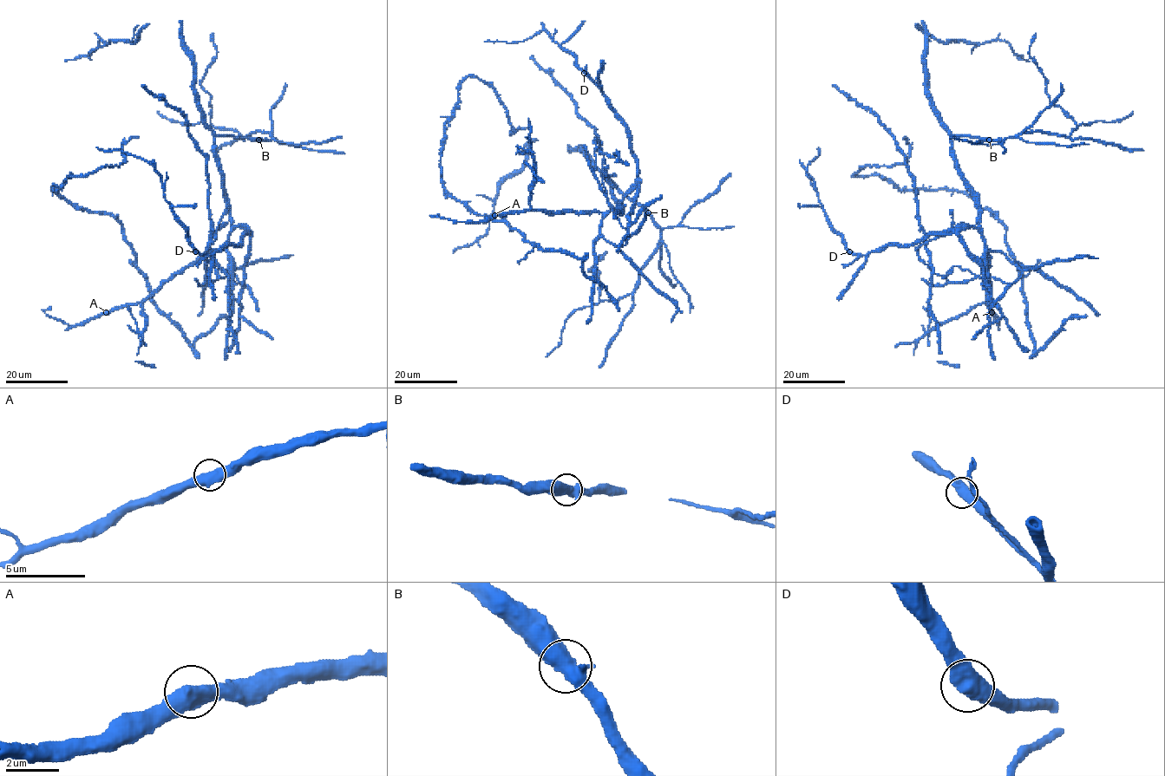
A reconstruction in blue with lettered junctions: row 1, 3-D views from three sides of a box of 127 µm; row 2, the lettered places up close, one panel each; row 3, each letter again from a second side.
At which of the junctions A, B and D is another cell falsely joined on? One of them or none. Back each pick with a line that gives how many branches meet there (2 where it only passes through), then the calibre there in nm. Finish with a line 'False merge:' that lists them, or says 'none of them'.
False merge: none of them

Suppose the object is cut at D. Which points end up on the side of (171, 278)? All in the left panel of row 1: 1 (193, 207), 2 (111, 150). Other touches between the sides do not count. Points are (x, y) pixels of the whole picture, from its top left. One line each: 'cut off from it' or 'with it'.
1: cut off from it
2: cut off from it

